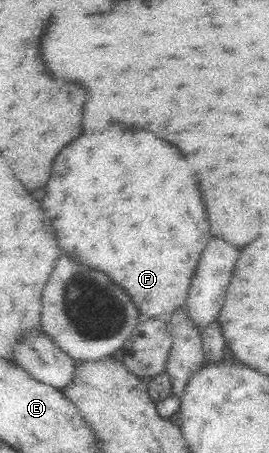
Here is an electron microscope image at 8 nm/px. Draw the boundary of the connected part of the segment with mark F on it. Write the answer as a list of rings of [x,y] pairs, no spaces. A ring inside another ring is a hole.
[[[113,125],[113,127],[107,127],[105,131],[97,131],[97,133],[83,133],[77,141],[69,143],[69,147],[65,147],[57,155],[57,159],[53,163],[49,183],[45,187],[45,197],[43,197],[41,207],[45,209],[45,215],[47,215],[47,219],[51,221],[53,229],[57,233],[57,241],[59,241],[61,251],[67,257],[71,257],[71,259],[75,259],[75,261],[79,261],[79,263],[83,263],[91,269],[105,271],[107,275],[111,275],[111,279],[117,285],[125,287],[129,291],[131,302],[135,303],[135,307],[138,309],[140,319],[159,317],[167,319],[177,310],[185,307],[193,273],[197,269],[197,261],[199,261],[203,249],[207,247],[207,243],[211,239],[211,233],[209,233],[209,223],[207,223],[205,207],[203,207],[203,201],[201,201],[199,185],[193,179],[189,161],[177,151],[177,147],[165,145],[161,139],[157,139],[149,131],[135,131],[135,127],[125,127],[125,125]]]

